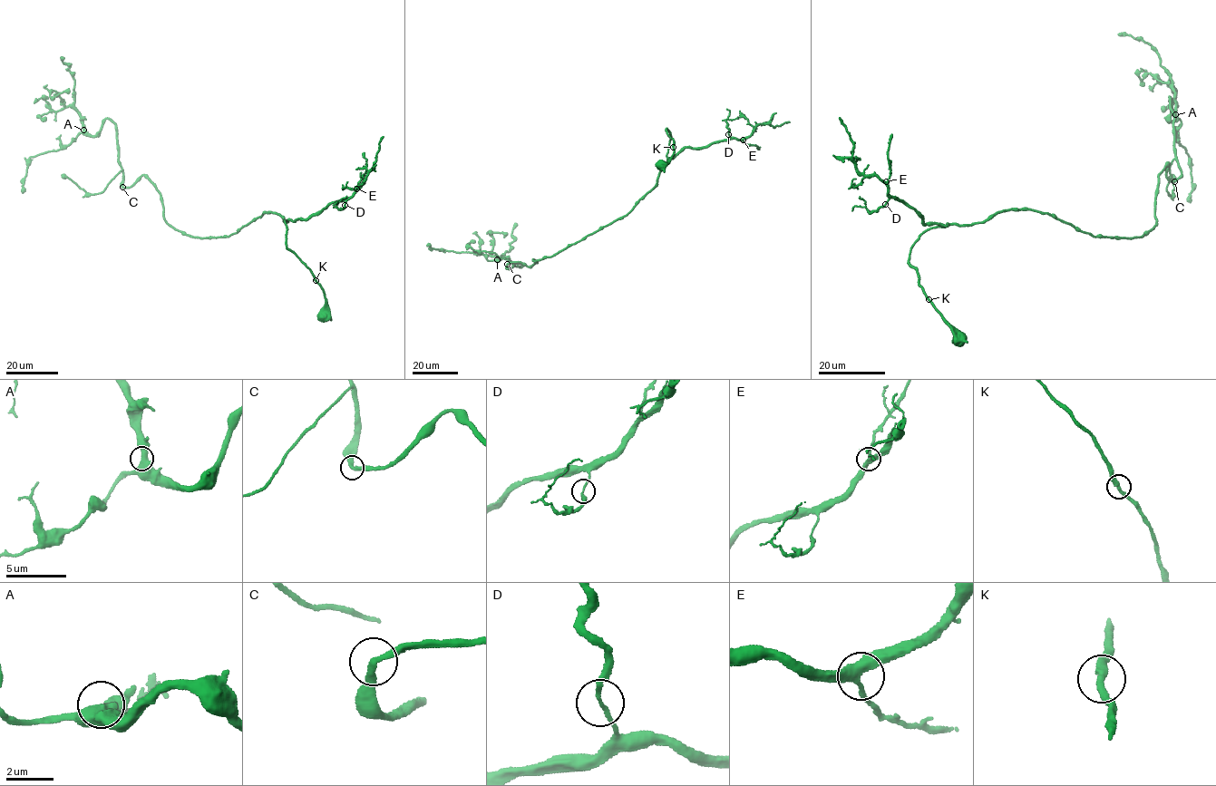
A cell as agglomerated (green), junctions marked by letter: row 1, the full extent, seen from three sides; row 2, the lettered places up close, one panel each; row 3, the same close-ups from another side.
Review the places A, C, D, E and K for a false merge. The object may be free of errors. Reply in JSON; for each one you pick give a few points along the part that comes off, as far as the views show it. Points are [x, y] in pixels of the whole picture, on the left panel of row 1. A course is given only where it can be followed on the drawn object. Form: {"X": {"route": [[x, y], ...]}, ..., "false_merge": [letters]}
{"false_merge": []}

